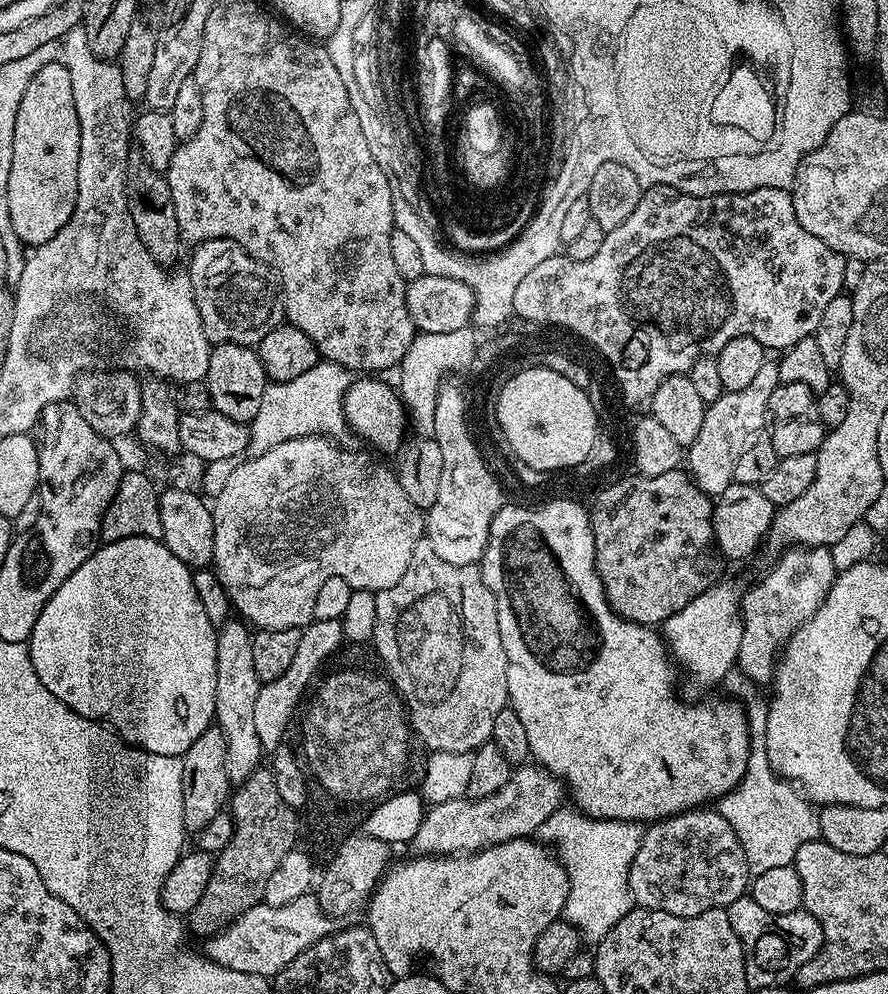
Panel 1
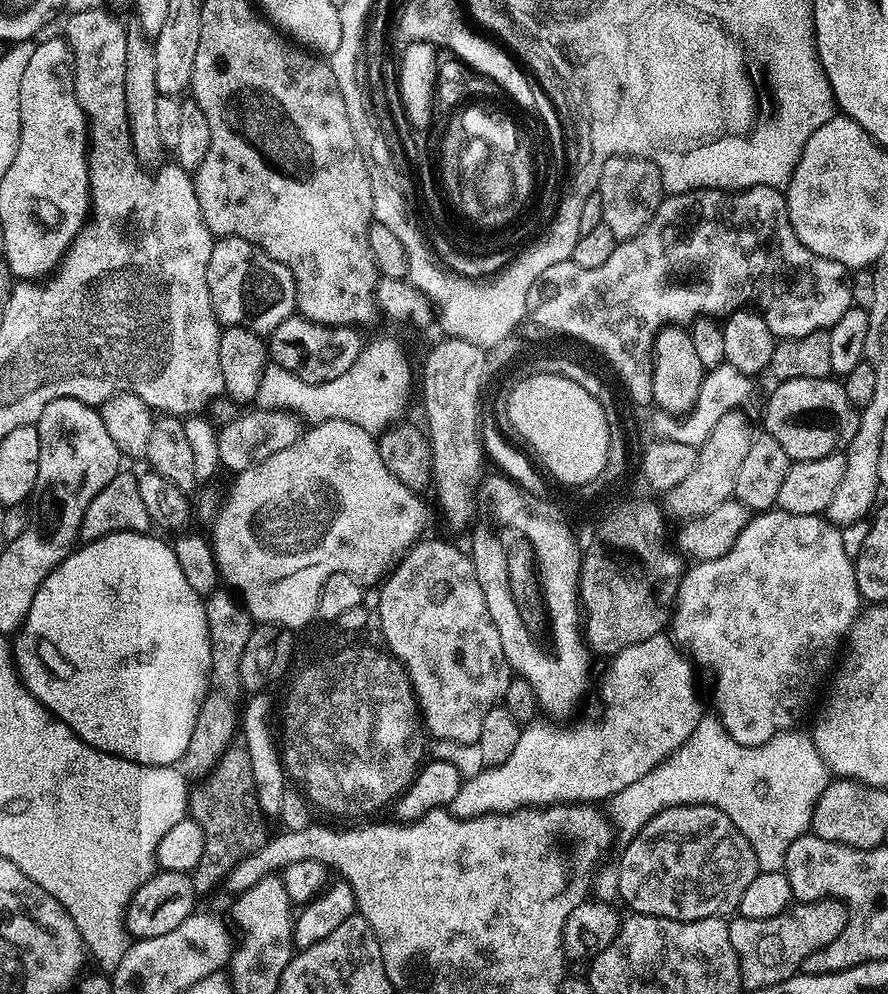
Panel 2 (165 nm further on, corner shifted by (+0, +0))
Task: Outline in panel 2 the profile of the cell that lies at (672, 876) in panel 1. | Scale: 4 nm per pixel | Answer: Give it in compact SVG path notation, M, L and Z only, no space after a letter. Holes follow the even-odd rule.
M708 804L670 807L660 811L628 841L618 866L618 892L633 913L666 917L672 921L733 915L740 907L743 891L760 872L753 847L724 811Z

